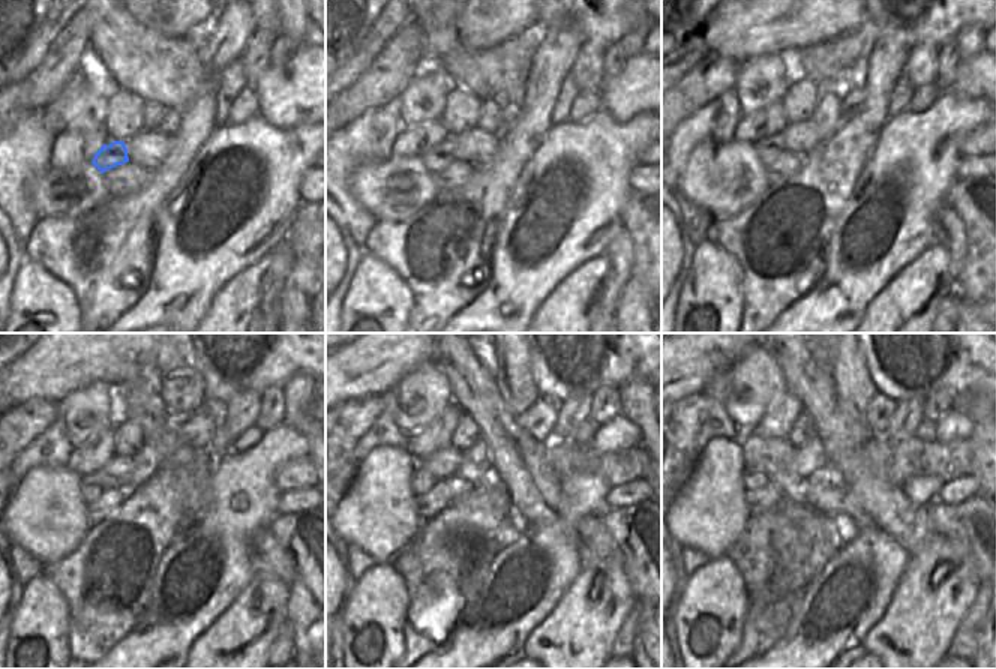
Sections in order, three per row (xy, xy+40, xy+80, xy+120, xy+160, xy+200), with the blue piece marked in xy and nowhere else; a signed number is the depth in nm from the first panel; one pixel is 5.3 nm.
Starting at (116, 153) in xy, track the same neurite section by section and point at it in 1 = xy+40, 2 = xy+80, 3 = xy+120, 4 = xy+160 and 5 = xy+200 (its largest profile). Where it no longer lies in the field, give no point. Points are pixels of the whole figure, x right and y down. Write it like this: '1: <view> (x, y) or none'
1: xy+40 (437, 158)
2: xy+80 (765, 155)
3: xy+120 (90, 491)
4: xy+160 (422, 482)
5: xy+200 (750, 479)

